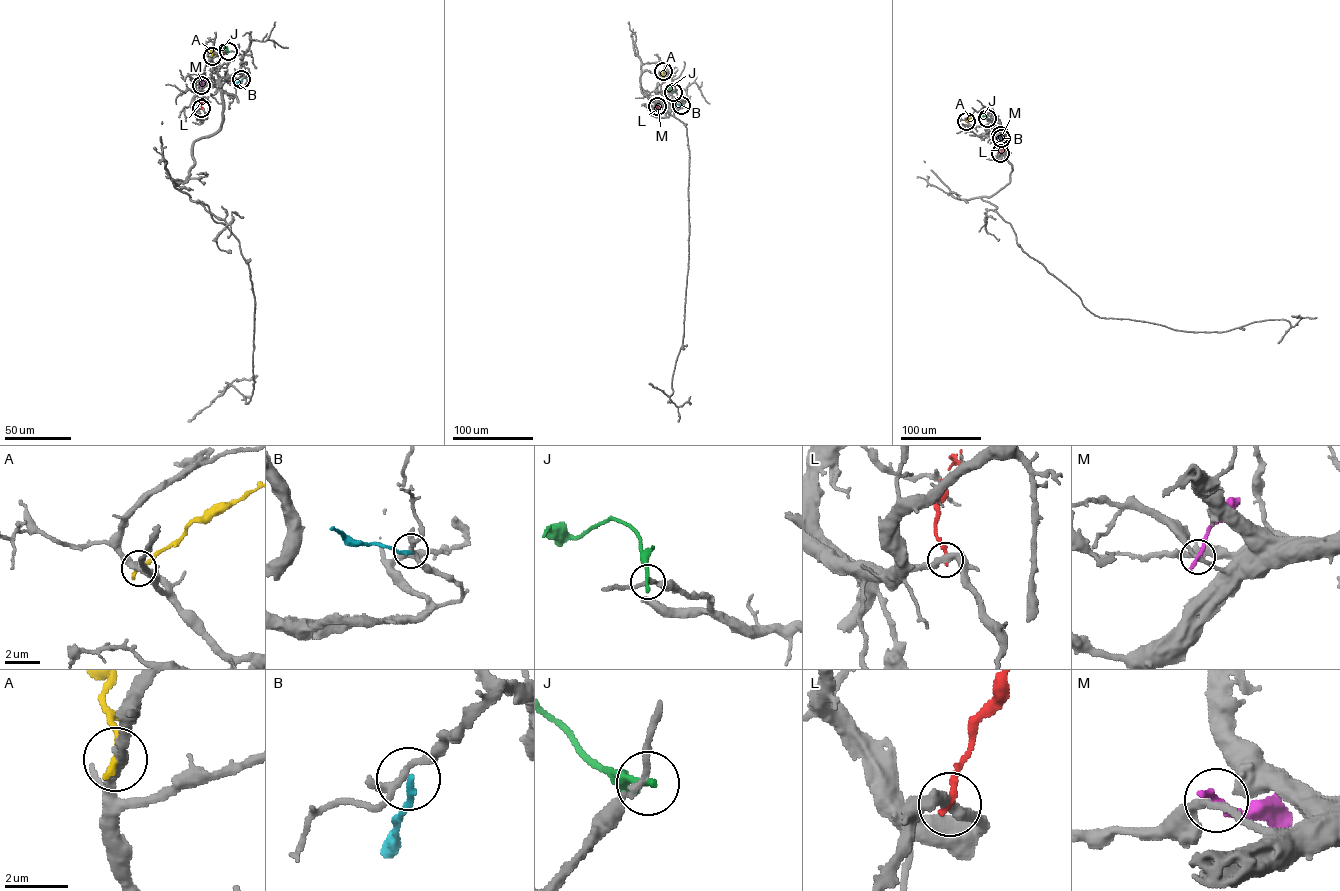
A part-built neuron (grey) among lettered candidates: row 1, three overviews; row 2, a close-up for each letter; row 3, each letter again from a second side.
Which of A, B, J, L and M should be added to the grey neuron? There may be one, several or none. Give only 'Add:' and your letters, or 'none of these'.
Add: none of these

